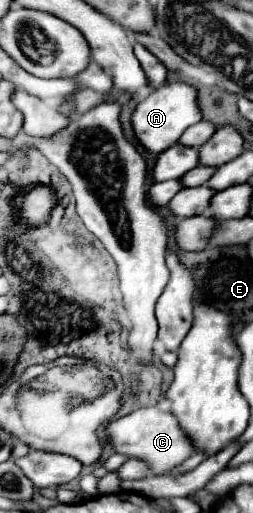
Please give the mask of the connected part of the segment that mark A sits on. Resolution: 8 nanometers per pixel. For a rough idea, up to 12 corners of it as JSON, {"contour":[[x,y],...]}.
{"contour":[[166,83],[138,103],[132,125],[150,153],[202,121],[198,89]]}

